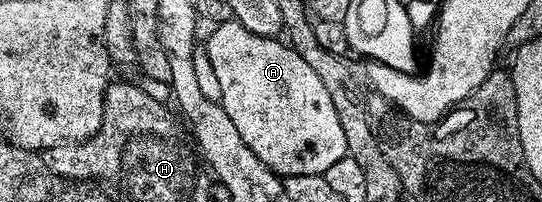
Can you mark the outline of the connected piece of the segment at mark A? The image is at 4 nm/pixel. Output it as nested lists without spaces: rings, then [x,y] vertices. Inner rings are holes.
[[[233,19],[219,23],[213,30],[215,32],[206,41],[204,40],[204,47],[220,81],[220,94],[222,95],[220,103],[222,109],[228,114],[228,118],[232,118],[240,138],[244,138],[244,142],[248,142],[248,150],[252,150],[252,154],[256,154],[256,158],[260,158],[260,162],[264,162],[264,166],[268,166],[277,176],[283,178],[287,176],[321,176],[326,173],[328,166],[332,166],[332,162],[340,162],[340,158],[346,155],[346,143],[344,142],[344,130],[340,127],[340,118],[336,114],[336,106],[332,106],[332,94],[328,94],[328,86],[324,86],[320,74],[316,74],[316,70],[312,70],[312,66],[308,66],[308,62],[304,62],[304,58],[300,58],[297,50],[281,39],[252,34],[252,30],[248,30],[243,24]]]

